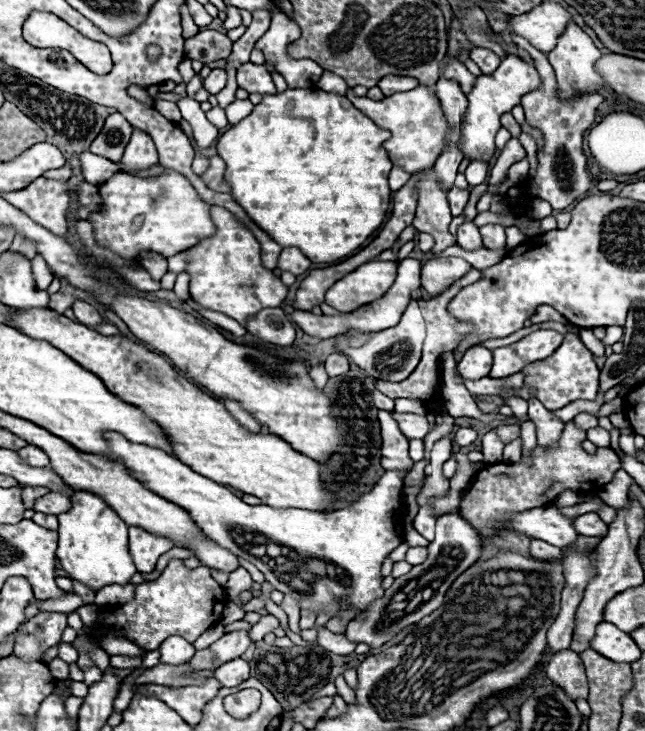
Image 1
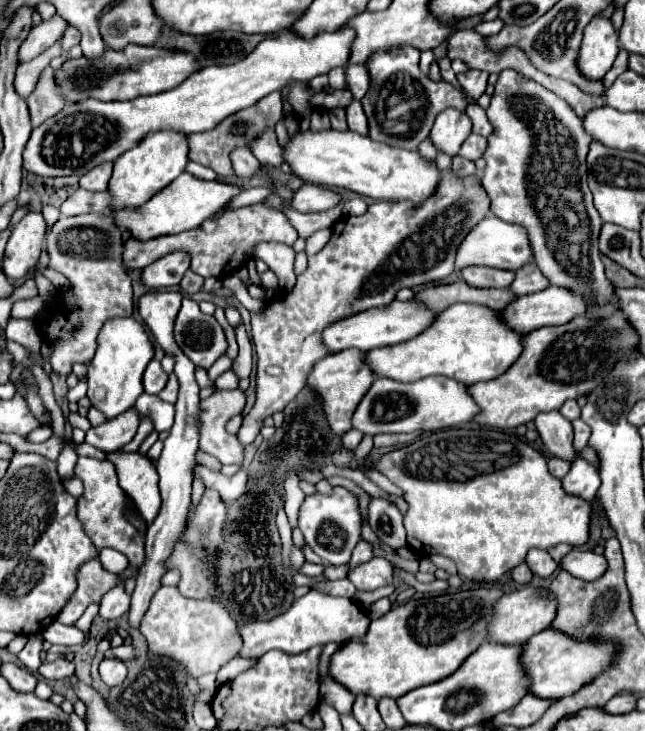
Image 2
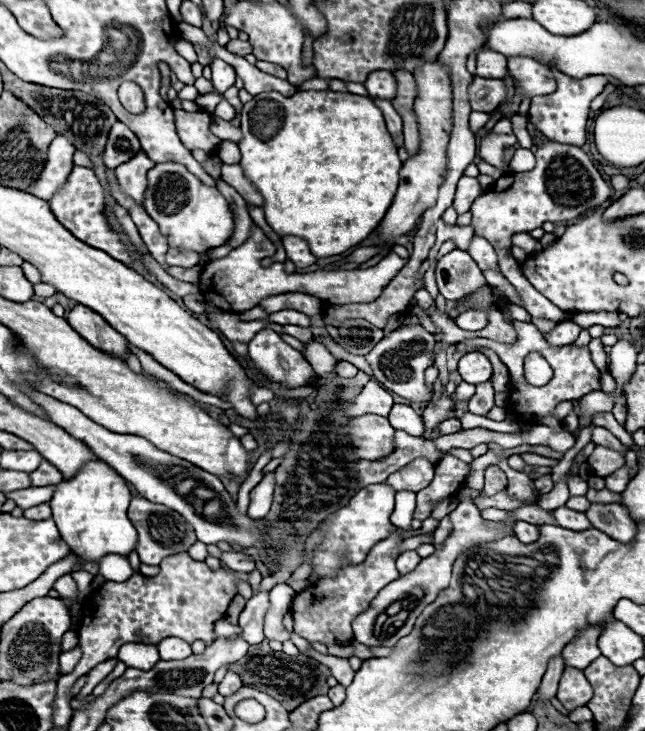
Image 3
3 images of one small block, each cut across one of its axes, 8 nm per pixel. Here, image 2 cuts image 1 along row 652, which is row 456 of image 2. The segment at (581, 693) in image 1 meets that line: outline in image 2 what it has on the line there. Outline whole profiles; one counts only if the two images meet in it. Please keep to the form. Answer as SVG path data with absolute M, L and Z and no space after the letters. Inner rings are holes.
M542 412L534 420L540 440L550 456L564 458L566 462L574 462L578 452L572 446L572 422L566 420L560 412Z

